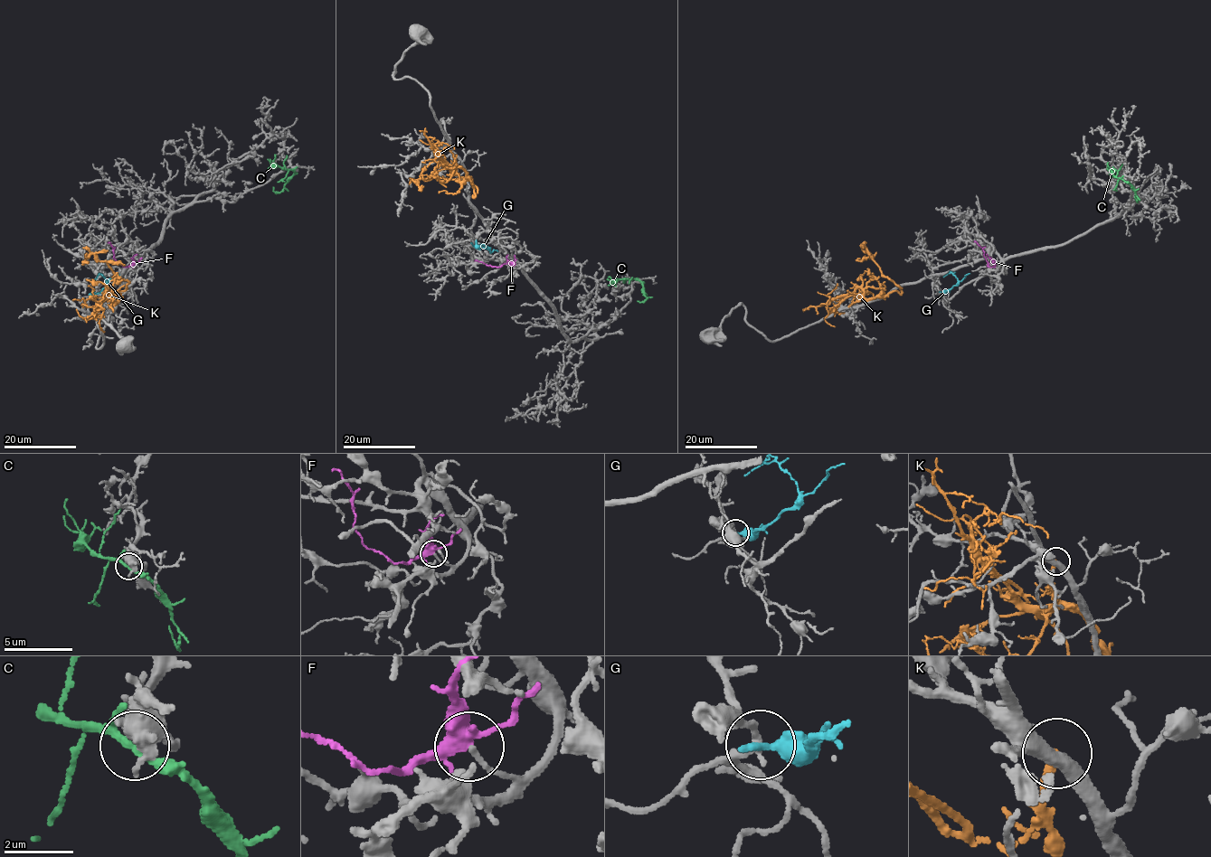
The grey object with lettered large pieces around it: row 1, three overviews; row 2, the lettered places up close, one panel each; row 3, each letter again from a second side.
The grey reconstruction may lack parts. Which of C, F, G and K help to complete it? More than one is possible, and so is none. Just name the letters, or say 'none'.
none

